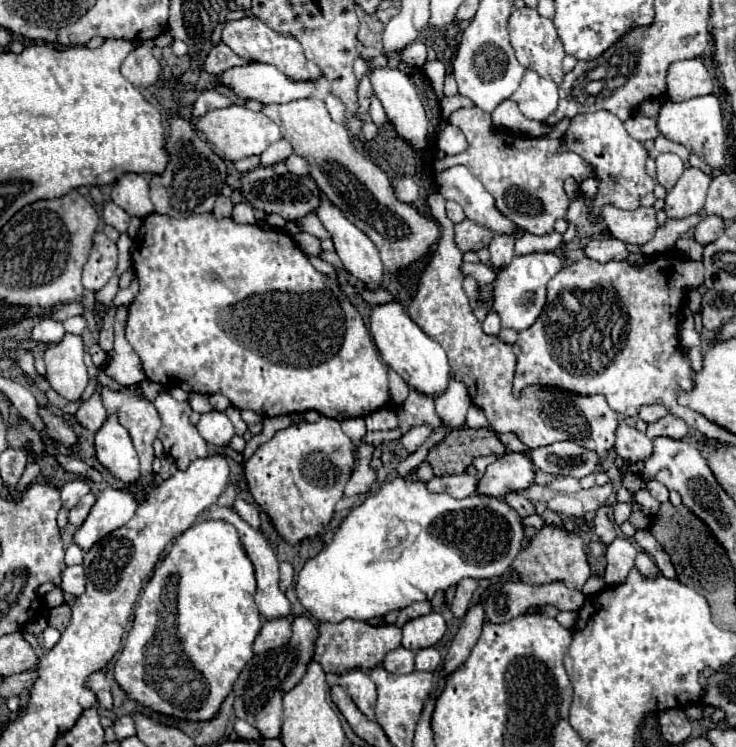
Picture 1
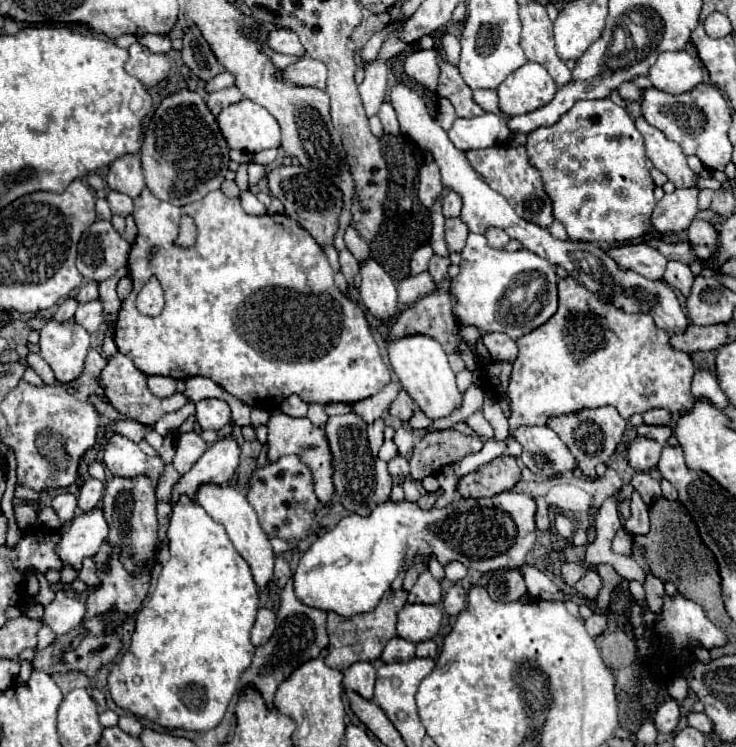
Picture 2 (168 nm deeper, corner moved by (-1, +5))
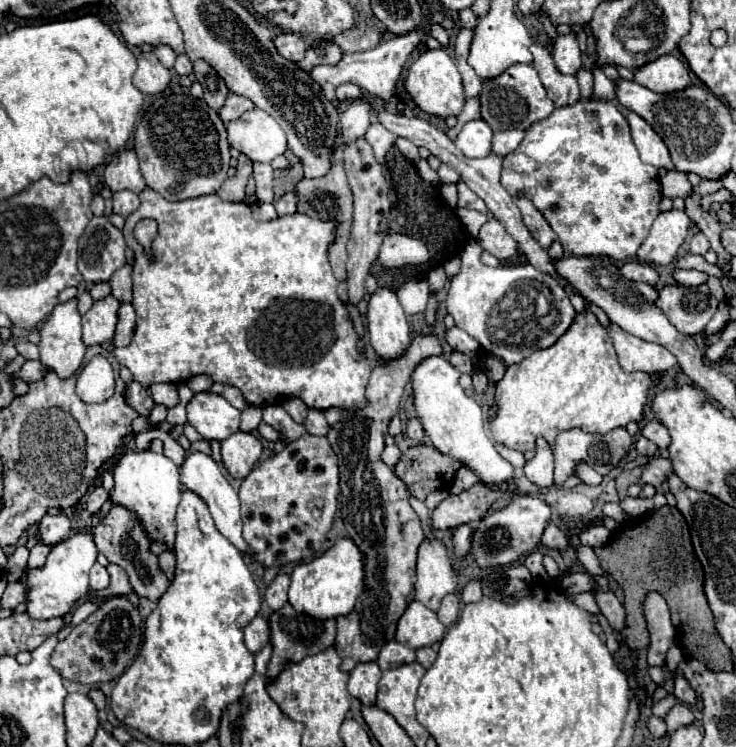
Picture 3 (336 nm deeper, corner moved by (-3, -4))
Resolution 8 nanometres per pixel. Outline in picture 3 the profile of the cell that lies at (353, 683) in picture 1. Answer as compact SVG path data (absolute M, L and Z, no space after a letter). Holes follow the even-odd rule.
M359 663L351 671L351 679L349 679L347 689L363 705L375 705L379 679L381 679L381 669L377 667L377 663Z

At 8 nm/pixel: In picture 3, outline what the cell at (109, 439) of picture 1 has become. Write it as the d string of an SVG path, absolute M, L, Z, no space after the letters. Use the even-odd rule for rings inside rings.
M131 451L125 453L113 469L115 485L111 489L111 501L129 507L141 521L141 525L149 531L153 539L167 541L169 549L173 549L175 539L175 509L181 499L179 493L179 477L177 465L167 459L163 453L153 451Z

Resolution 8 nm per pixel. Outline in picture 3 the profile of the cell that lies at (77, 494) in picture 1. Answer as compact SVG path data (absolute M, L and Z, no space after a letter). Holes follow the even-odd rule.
M65 513L45 515L41 519L39 533L41 533L41 543L55 545L55 543L59 543L59 541L69 537L69 533L71 533L71 519Z

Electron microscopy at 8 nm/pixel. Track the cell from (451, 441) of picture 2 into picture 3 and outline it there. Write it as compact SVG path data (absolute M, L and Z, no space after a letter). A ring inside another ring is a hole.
M431 443L409 447L395 465L395 473L405 481L409 493L417 499L425 499L435 489L449 489L453 475L461 469L461 461L443 455Z

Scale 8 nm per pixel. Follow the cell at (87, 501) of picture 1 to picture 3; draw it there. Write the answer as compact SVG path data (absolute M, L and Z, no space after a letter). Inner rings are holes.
M95 487L95 489L87 495L87 511L89 511L91 515L99 513L101 505L103 505L107 499L109 499L109 493L107 493L103 487Z

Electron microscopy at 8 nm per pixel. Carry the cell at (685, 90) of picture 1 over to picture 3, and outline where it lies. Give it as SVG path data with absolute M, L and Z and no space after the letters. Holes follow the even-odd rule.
M663 55L635 71L635 83L655 93L675 93L691 85L689 67L675 55Z

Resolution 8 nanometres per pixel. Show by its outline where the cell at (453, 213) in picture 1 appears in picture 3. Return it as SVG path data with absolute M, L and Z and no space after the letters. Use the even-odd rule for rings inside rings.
M459 181L457 183L457 193L459 193L459 201L457 201L457 207L467 207L467 209L477 209L477 211L487 211L485 203L463 183Z

